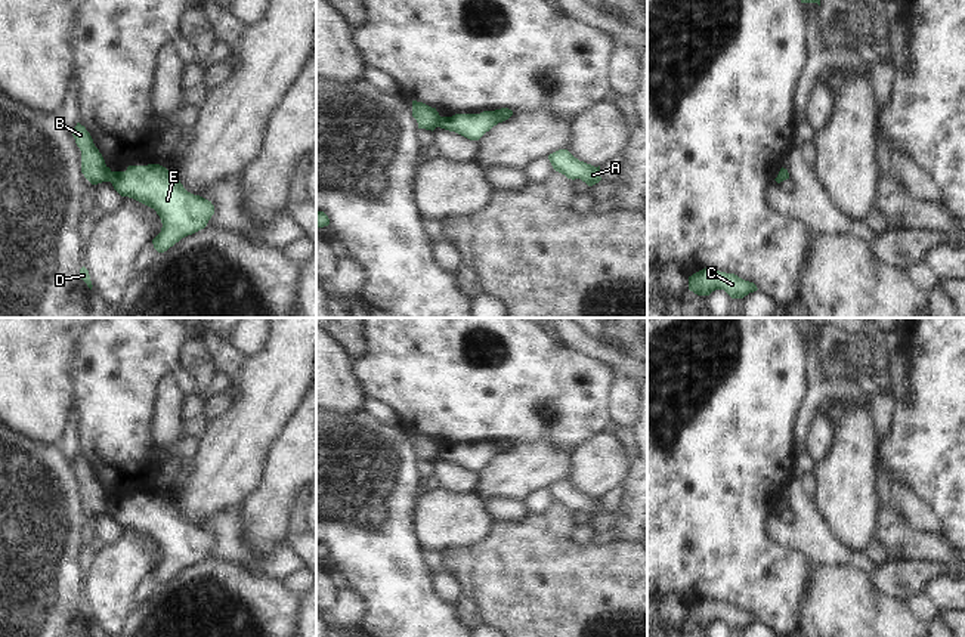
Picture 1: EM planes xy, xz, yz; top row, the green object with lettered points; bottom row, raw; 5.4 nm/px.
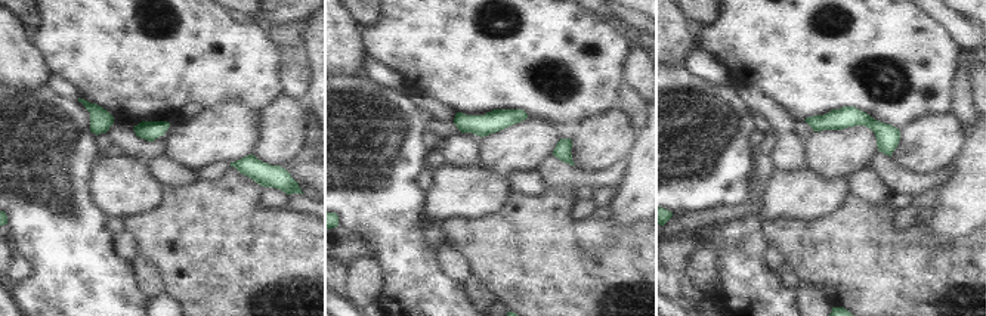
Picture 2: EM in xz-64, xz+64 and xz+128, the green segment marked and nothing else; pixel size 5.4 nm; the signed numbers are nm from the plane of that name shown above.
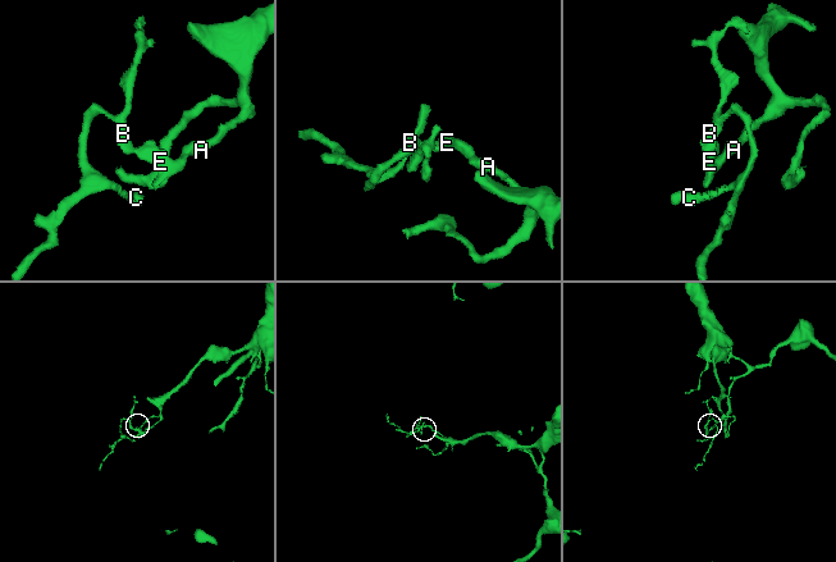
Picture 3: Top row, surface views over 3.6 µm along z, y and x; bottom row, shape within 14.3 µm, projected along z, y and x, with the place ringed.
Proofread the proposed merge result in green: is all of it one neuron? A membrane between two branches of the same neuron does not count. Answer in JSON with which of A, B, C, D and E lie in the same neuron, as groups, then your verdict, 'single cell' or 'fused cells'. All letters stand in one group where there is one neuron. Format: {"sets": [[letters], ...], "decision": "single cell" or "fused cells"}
{"sets": [["A", "E"], ["B", "C", "D"]], "decision": "fused cells"}

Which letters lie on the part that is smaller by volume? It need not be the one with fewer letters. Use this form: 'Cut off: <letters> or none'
Cut off: B, C, D

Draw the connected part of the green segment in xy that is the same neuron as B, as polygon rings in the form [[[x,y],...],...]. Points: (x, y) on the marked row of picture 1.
[[[77,123],[77,126],[72,129],[72,136],[81,151],[81,173],[84,177],[92,185],[109,182],[111,168],[105,164],[102,154],[95,146],[86,127]]]

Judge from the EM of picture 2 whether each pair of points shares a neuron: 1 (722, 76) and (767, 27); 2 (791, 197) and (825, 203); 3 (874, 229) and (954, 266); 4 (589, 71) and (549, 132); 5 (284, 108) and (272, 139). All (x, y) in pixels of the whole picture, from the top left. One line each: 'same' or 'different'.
1: different
2: same
3: same
4: different
5: same

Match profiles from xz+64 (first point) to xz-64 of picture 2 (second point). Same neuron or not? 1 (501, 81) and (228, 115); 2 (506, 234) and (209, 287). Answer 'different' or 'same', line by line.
1: different
2: same

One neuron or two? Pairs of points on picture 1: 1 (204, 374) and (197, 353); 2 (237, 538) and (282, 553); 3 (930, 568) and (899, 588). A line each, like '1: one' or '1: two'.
1: one
2: one
3: one

